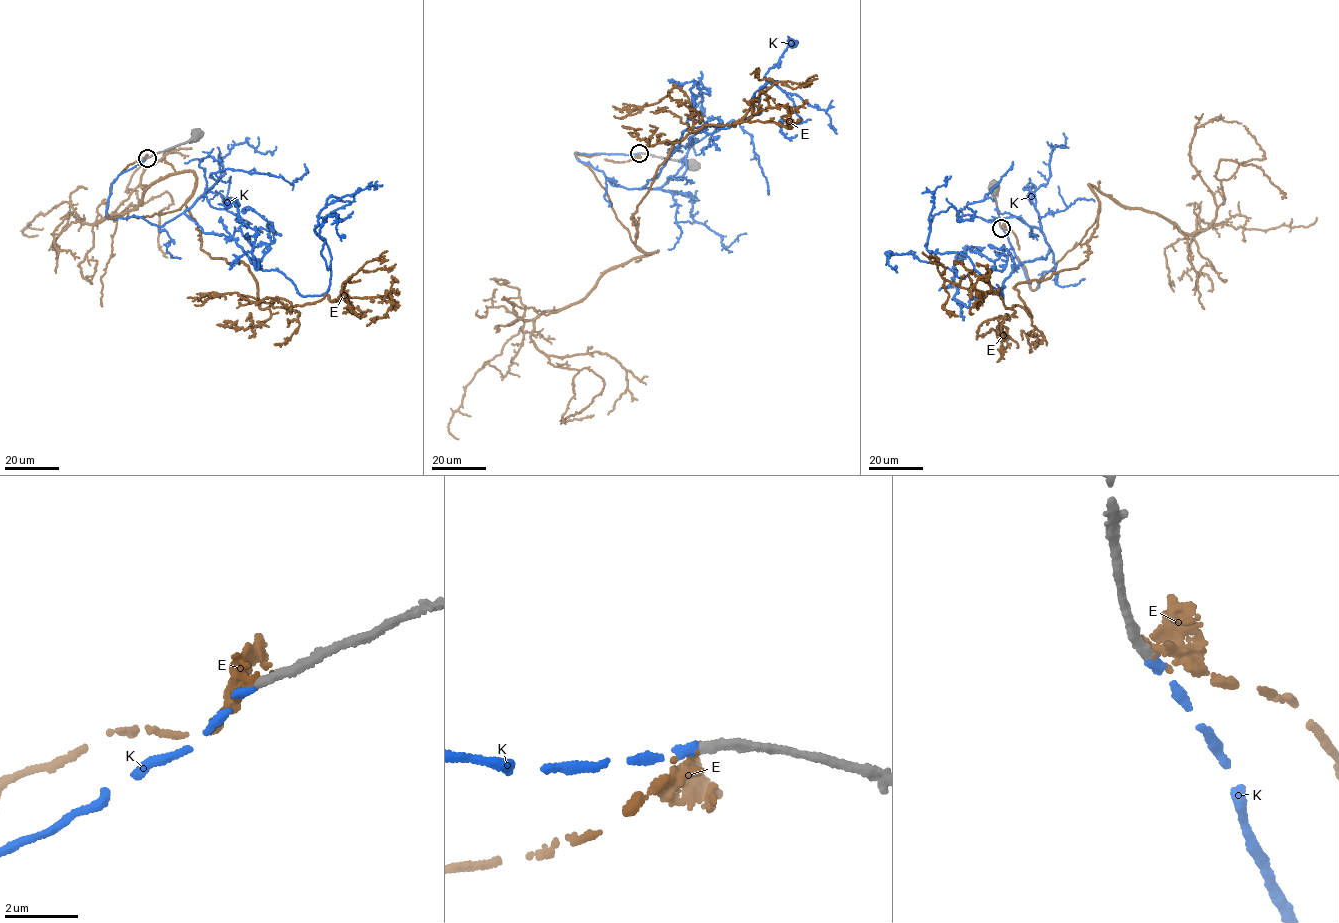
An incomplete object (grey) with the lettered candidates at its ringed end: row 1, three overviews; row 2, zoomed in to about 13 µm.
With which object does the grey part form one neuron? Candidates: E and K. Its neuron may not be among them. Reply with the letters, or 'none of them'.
K

